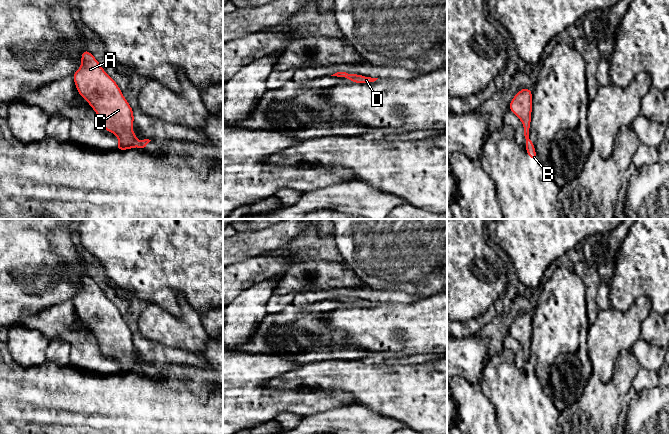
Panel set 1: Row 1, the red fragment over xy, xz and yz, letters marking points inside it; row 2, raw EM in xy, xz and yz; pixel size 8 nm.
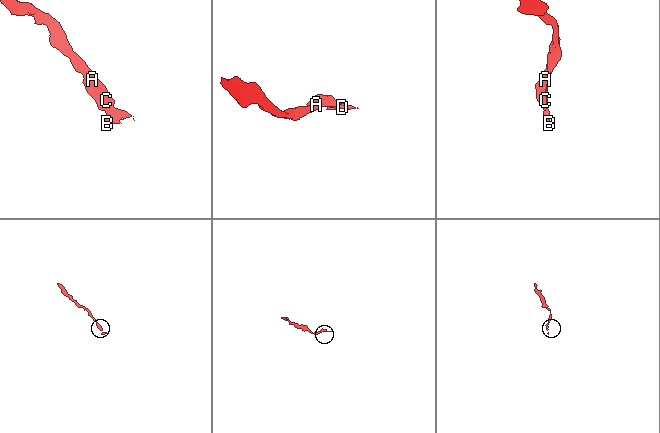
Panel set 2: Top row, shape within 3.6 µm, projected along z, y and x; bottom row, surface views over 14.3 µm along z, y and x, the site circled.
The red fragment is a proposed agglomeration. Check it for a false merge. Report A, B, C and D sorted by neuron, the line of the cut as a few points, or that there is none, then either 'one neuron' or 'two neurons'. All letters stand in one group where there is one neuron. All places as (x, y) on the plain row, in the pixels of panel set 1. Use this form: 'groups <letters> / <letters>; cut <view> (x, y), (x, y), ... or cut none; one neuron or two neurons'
groups A B C D; cut none; one neuron

